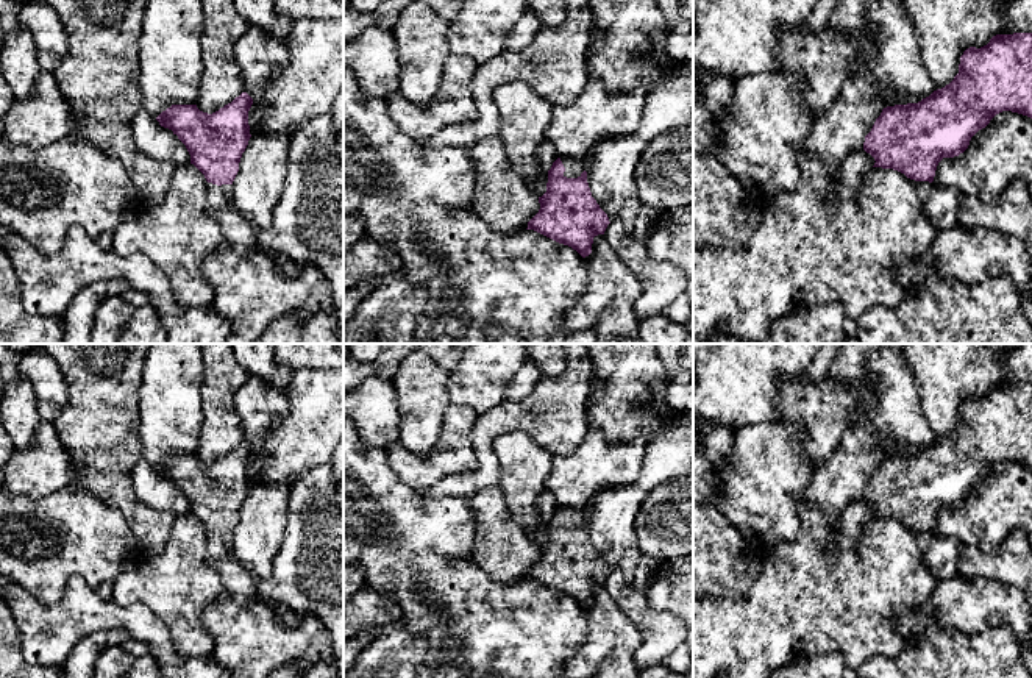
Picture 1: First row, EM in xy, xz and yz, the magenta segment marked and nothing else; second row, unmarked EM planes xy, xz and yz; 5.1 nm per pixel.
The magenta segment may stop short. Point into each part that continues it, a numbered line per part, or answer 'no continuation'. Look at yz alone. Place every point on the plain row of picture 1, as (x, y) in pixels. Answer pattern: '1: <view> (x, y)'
no continuation

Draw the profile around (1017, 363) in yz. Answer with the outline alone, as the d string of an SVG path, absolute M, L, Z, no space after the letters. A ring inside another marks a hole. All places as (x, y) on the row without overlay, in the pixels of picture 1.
M1032 344L1002 351L999 361L1002 364L999 384L1032 383Z

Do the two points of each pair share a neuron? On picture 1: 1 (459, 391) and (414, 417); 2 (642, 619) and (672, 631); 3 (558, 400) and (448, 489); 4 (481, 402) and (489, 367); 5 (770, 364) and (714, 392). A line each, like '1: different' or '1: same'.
1: different
2: same
3: same
4: same
5: same

